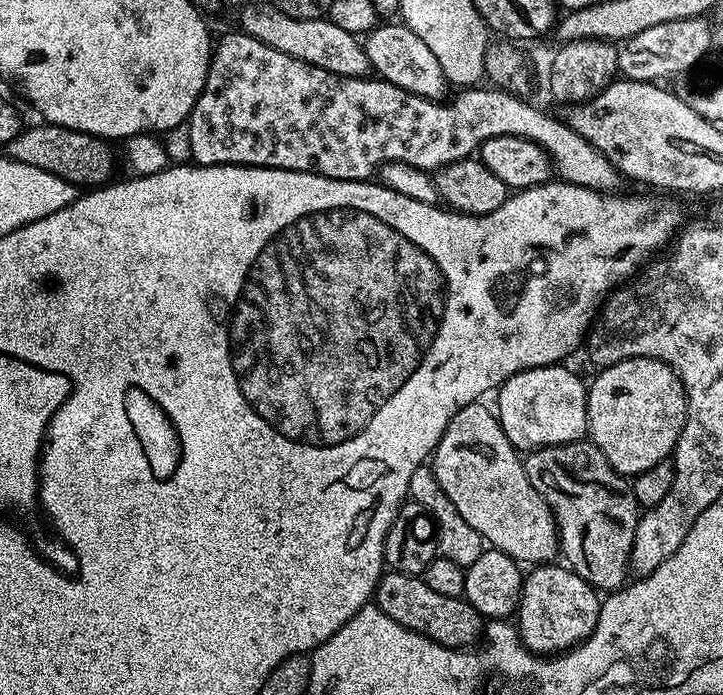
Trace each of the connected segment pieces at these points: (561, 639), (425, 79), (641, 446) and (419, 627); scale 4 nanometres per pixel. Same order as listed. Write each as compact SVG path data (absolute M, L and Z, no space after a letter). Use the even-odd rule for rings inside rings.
M549 562L533 567L523 577L518 609L518 627L525 648L542 656L551 656L575 648L594 630L600 613L601 597L597 589L576 572L559 563Z
M381 23L367 33L363 46L372 63L372 72L379 79L427 100L441 99L445 95L443 92L449 91L449 82L442 74L442 66L438 66L438 58L434 58L434 50L430 50L430 46L426 46L426 42L422 42L422 38L418 38L407 24Z
M629 356L627 360L601 367L597 372L600 373L593 378L592 384L590 380L587 385L588 436L591 443L602 450L606 462L610 462L619 476L631 478L669 459L675 453L678 438L688 421L686 390L675 368L654 358Z
M385 571L376 584L374 604L382 610L382 614L386 614L386 618L394 618L394 622L420 632L447 648L463 648L479 641L486 627L485 617L474 610L469 600L458 596L446 598L446 594L430 590L420 576L408 576L404 572Z

